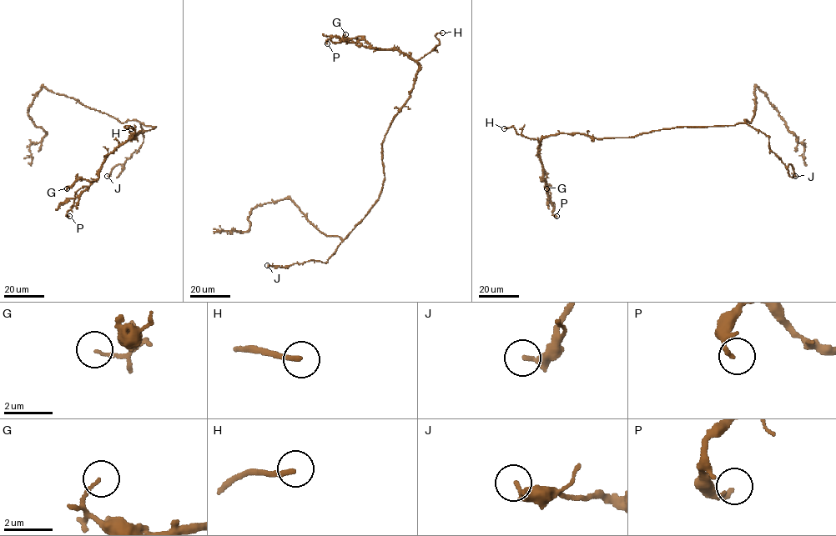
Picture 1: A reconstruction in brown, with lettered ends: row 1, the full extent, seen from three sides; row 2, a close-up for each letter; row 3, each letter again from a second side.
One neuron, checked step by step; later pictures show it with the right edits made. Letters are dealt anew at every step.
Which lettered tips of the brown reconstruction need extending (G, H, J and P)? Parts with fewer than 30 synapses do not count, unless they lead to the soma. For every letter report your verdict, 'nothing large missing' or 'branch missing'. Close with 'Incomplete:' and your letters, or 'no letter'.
G: nothing large missing
H: branch missing
J: nothing large missing
P: nothing large missing
Incomplete: H

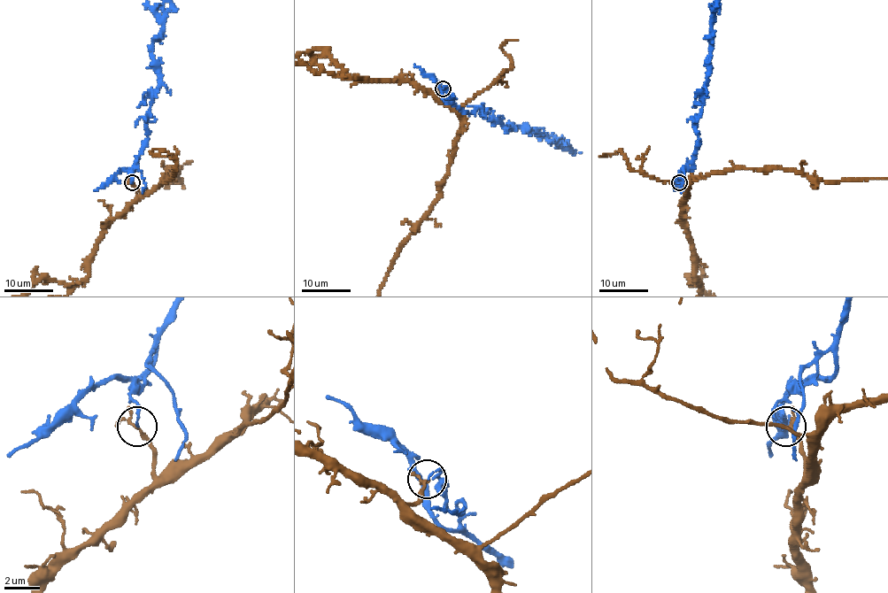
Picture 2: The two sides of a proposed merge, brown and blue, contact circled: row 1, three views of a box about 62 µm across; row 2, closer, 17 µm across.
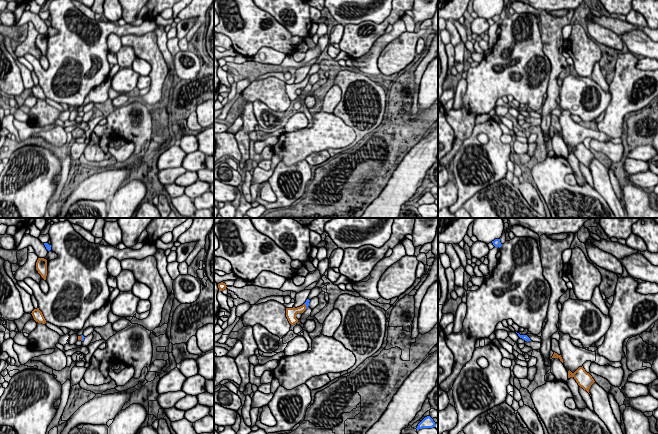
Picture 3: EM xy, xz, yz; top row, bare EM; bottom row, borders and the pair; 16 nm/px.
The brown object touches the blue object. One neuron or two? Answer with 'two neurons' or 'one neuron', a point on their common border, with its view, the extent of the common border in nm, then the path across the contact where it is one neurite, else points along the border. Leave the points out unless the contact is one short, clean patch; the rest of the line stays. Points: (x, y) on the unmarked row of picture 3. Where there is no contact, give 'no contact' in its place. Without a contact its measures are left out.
two neurons | xz (305, 82) | 100 nm | along xz (304, 79), (306, 84)

